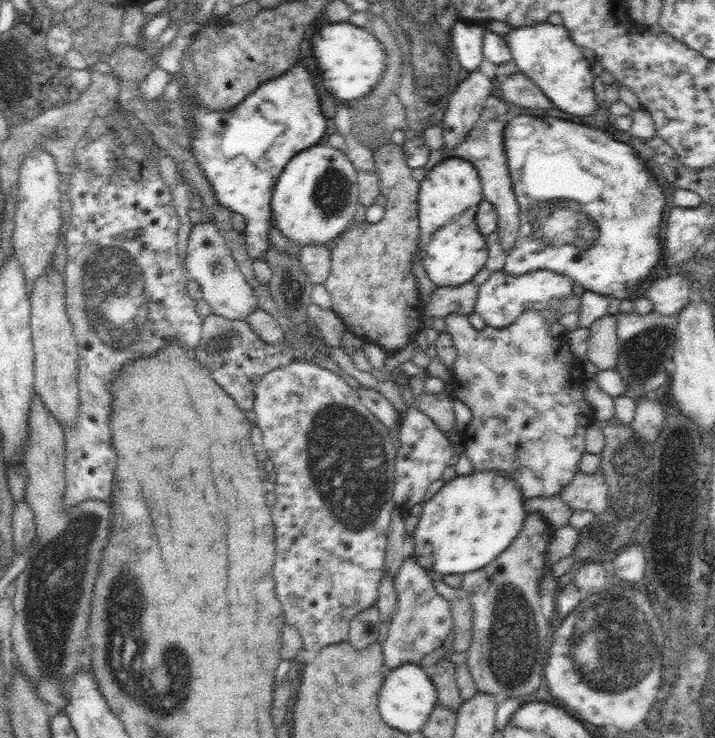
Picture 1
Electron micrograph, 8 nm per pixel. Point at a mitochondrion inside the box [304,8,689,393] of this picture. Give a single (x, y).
(562, 224)

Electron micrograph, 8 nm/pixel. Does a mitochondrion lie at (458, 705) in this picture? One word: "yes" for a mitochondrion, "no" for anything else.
no

